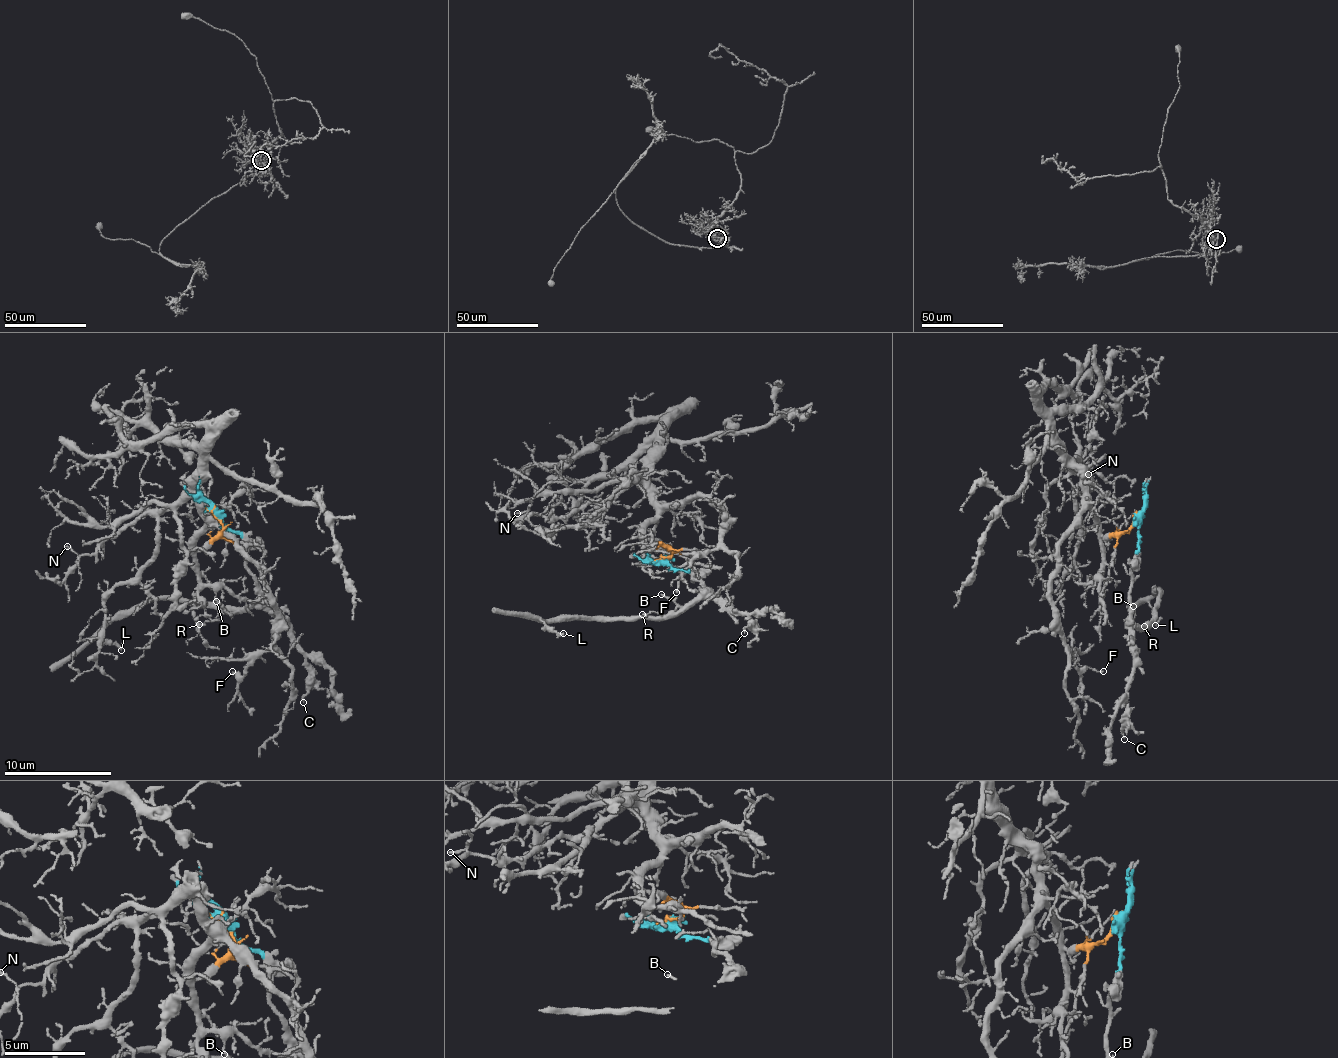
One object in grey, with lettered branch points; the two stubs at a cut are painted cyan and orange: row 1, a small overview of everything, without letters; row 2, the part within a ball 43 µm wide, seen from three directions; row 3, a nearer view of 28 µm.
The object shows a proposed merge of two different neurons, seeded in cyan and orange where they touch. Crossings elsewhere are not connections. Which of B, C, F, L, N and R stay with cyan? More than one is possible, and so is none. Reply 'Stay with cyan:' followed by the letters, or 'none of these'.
Stay with cyan: B, C, L, R

